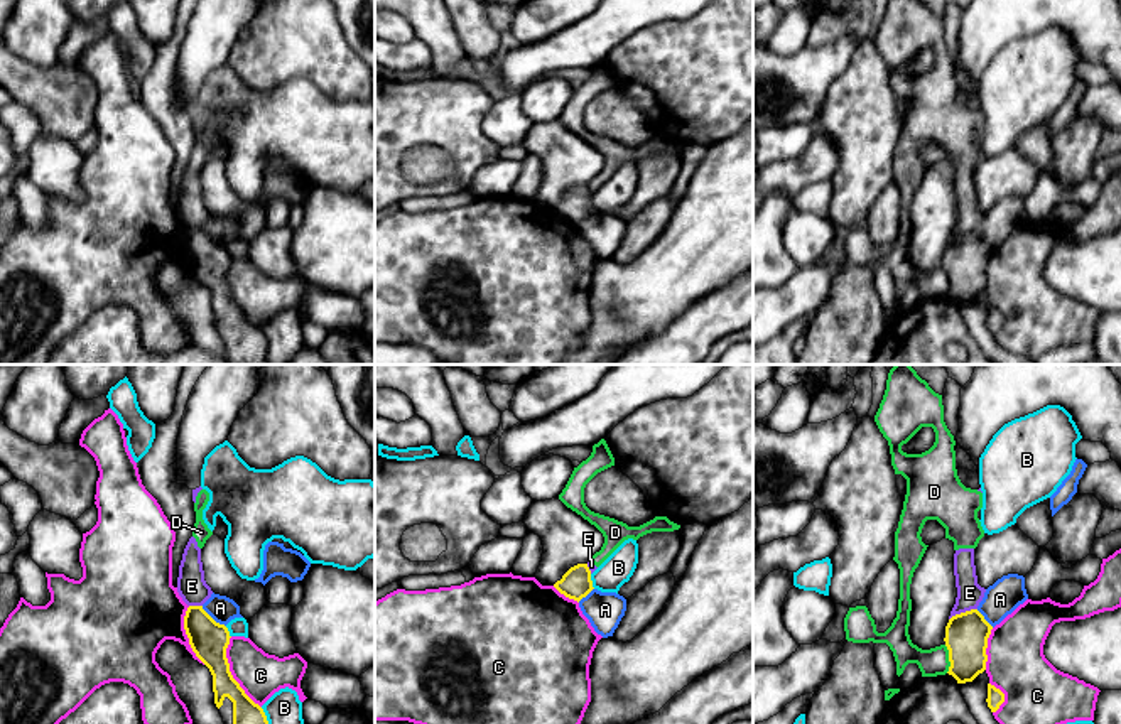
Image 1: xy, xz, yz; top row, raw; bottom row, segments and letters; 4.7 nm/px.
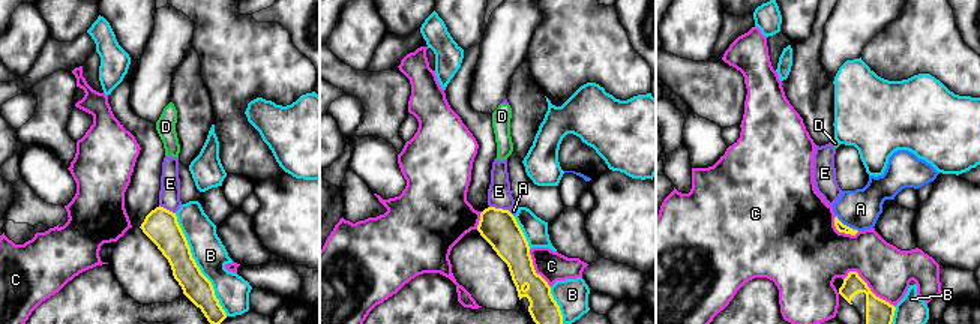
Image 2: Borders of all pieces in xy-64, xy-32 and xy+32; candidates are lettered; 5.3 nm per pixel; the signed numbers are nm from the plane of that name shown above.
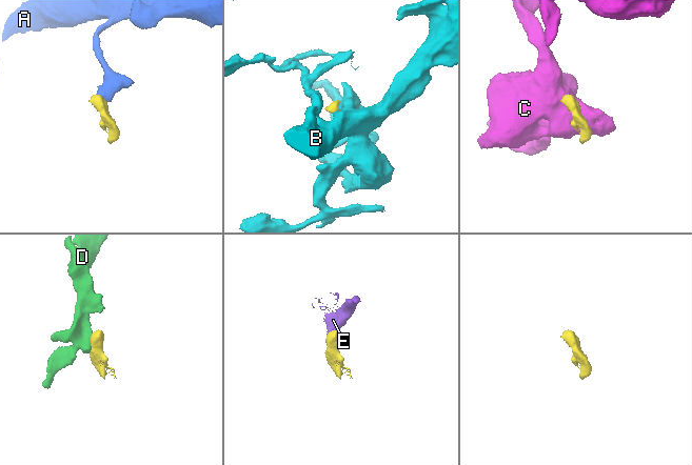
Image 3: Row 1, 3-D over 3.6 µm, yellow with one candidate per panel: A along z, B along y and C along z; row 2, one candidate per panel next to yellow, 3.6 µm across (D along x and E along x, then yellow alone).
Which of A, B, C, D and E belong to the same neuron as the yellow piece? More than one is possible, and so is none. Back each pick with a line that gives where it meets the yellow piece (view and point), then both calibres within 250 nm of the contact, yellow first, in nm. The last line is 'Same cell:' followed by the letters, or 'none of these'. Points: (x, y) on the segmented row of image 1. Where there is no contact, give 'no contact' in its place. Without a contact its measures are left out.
Same cell: none of these

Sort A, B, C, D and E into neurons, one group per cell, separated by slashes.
A / B / C / D E

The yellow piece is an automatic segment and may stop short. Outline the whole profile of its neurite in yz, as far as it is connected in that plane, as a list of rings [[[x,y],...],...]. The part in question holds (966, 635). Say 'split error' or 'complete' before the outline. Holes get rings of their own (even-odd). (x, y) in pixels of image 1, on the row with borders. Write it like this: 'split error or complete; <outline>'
complete; [[[977,609],[956,614],[945,626],[945,646],[949,650],[949,675],[957,683],[972,682],[986,670],[986,648],[993,626]]]

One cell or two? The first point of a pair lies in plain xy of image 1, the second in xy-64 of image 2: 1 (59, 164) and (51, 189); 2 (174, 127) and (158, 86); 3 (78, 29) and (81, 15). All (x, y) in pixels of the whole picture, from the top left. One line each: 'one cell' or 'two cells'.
1: one cell
2: two cells
3: two cells

